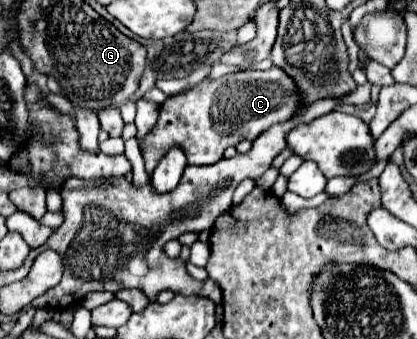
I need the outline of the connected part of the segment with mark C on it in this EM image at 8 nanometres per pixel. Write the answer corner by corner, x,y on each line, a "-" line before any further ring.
277,66
263,72
247,70
247,72
215,78
215,80
203,80
183,94
169,96
161,104
155,128
143,140
139,140
143,160
145,160
145,170
147,174
151,174
159,164
159,160
163,158
163,154
167,154
173,146
185,150
187,166
215,164
217,160
223,158
225,148
235,146
241,140
255,140
261,134
261,130
267,130
267,126
273,126
273,122
285,122
293,118
293,110
297,110
297,90
293,90
293,80
285,76
285,72

